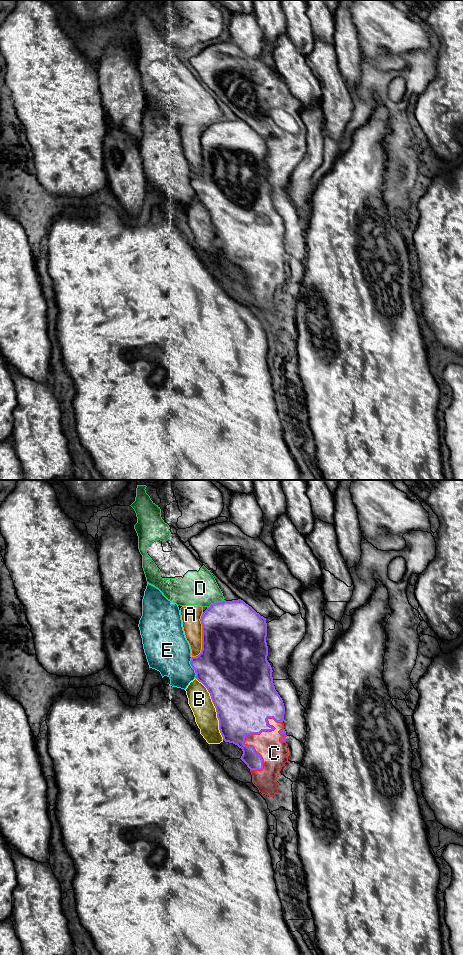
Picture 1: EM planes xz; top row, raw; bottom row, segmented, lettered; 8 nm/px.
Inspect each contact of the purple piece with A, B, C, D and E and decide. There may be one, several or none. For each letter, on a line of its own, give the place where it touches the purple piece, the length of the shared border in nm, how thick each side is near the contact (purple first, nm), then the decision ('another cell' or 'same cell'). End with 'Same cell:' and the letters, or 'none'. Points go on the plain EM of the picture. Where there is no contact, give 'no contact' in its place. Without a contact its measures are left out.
A: contact xz (202, 156); length 380 nm; calibres 500 and 160 nm; another cell
B: contact xz (215, 227); length 550 nm; calibres 500 and 190 nm; another cell
C: contact xz (247, 254); length 480 nm; calibres 460 and 200 nm; same cell
D: contact xz (216, 122); length 160 nm; calibres 460 and 280 nm; another cell
E: contact xz (192, 187); length 170 nm; calibres 440 and 360 nm; another cell
Same cell: C

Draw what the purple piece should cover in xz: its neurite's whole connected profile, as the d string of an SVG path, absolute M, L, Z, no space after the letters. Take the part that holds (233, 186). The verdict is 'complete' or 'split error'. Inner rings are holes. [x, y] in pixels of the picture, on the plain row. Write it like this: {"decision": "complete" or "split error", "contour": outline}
{"decision": "split error", "contour": "M232 120L232 121L221 121L211 124L207 129L203 132L201 136L201 144L202 144L202 170L201 173L192 177L190 184L192 188L195 190L196 199L201 202L210 213L212 222L216 228L217 238L219 240L219 250L225 262L233 263L242 269L243 274L241 276L241 280L247 285L250 289L252 295L252 303L258 308L259 312L265 314L269 317L273 317L277 314L279 309L279 303L277 302L277 297L280 294L282 287L288 281L288 268L286 263L286 251L284 249L284 234L285 234L285 226L282 218L278 214L275 209L272 197L272 187L267 180L268 176L268 166L266 162L267 157L267 143L266 138L257 133L251 126L246 124L243 120Z"}

